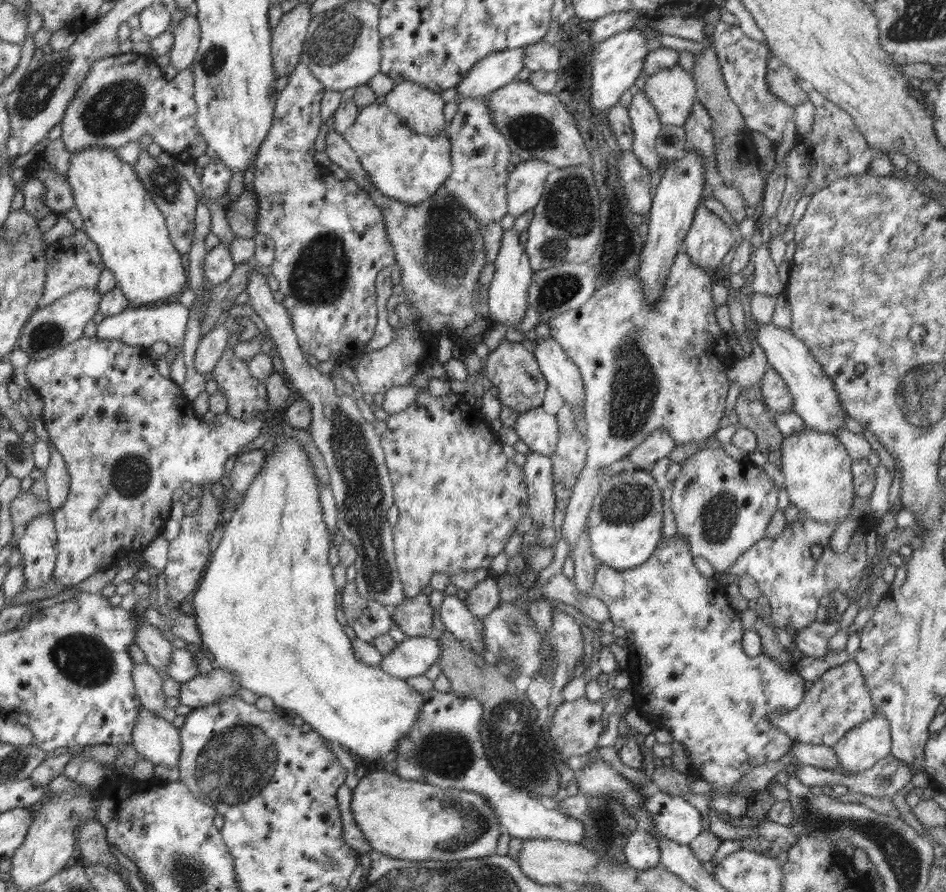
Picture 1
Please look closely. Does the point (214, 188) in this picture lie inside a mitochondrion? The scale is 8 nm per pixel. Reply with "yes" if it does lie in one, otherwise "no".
no

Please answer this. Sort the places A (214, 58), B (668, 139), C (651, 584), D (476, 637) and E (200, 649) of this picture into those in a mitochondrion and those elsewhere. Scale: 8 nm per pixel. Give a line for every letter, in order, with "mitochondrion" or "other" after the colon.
A: mitochondrion
B: other
C: other
D: other
E: other

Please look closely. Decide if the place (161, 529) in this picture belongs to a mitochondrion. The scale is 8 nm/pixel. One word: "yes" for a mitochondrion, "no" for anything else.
no

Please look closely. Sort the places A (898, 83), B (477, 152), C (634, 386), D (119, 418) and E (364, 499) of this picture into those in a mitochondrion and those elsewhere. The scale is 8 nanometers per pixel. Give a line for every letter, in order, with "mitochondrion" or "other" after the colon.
A: other
B: other
C: mitochondrion
D: other
E: mitochondrion

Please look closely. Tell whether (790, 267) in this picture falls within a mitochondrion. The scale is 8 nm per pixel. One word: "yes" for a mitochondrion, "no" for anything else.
no

